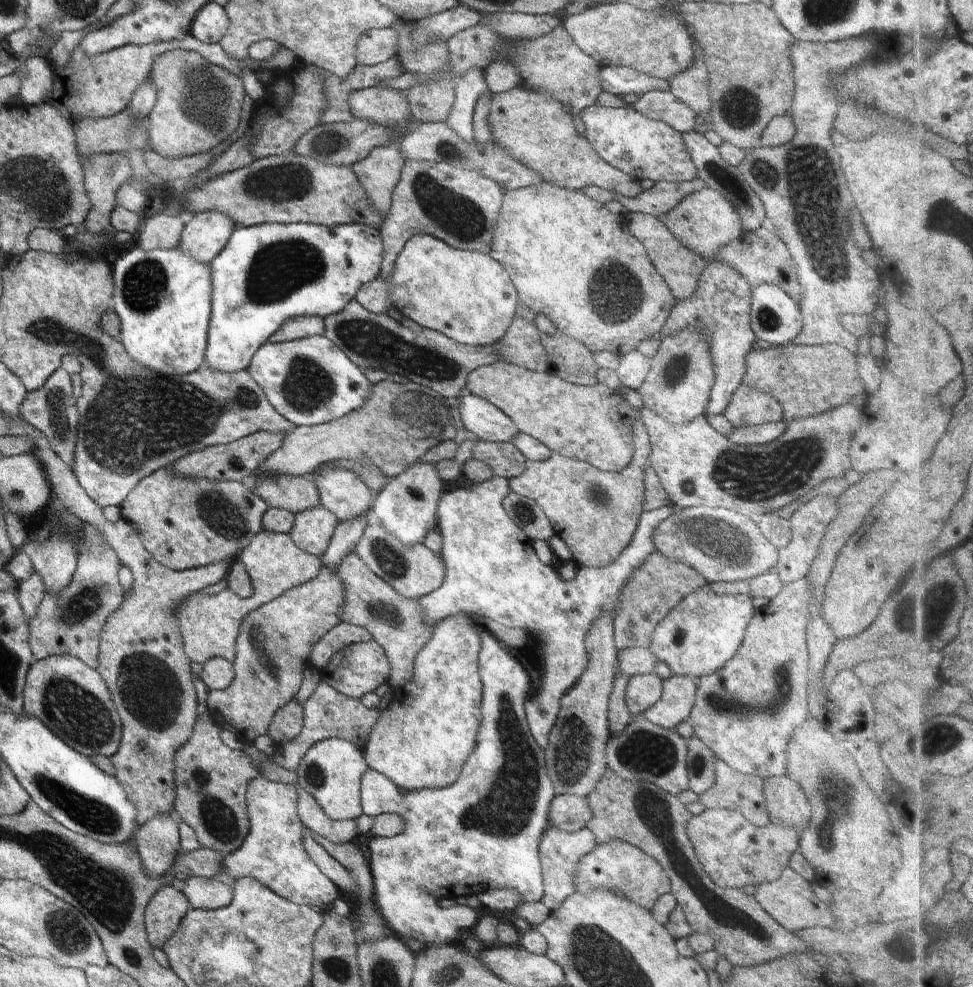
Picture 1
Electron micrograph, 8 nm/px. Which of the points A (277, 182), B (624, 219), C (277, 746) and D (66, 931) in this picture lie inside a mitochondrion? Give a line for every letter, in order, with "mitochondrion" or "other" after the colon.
A: mitochondrion
B: other
C: other
D: mitochondrion

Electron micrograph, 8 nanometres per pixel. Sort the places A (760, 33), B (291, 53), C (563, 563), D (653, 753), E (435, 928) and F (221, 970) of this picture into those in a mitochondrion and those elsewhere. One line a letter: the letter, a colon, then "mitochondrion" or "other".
A: other
B: other
C: other
D: mitochondrion
E: other
F: mitochondrion

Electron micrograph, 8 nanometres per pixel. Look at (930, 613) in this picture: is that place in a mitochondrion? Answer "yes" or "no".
yes

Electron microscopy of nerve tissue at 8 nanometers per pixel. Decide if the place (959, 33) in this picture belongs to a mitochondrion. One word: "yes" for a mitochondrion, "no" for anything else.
no

